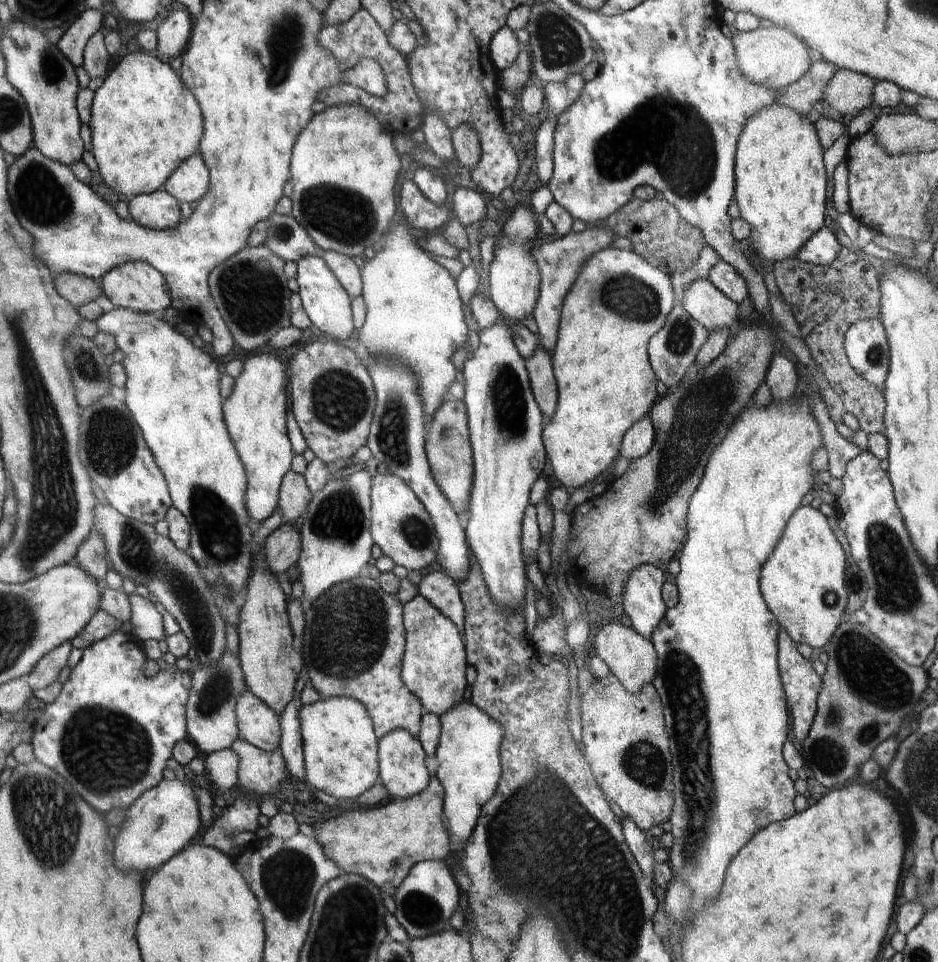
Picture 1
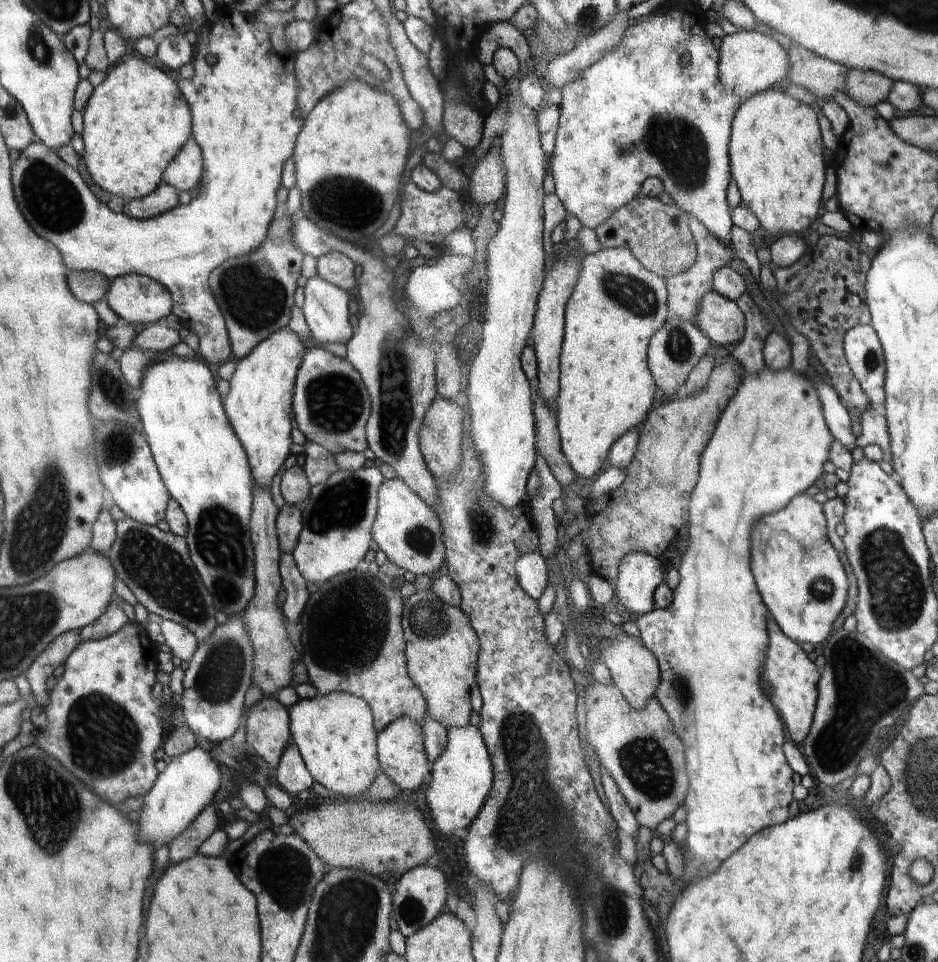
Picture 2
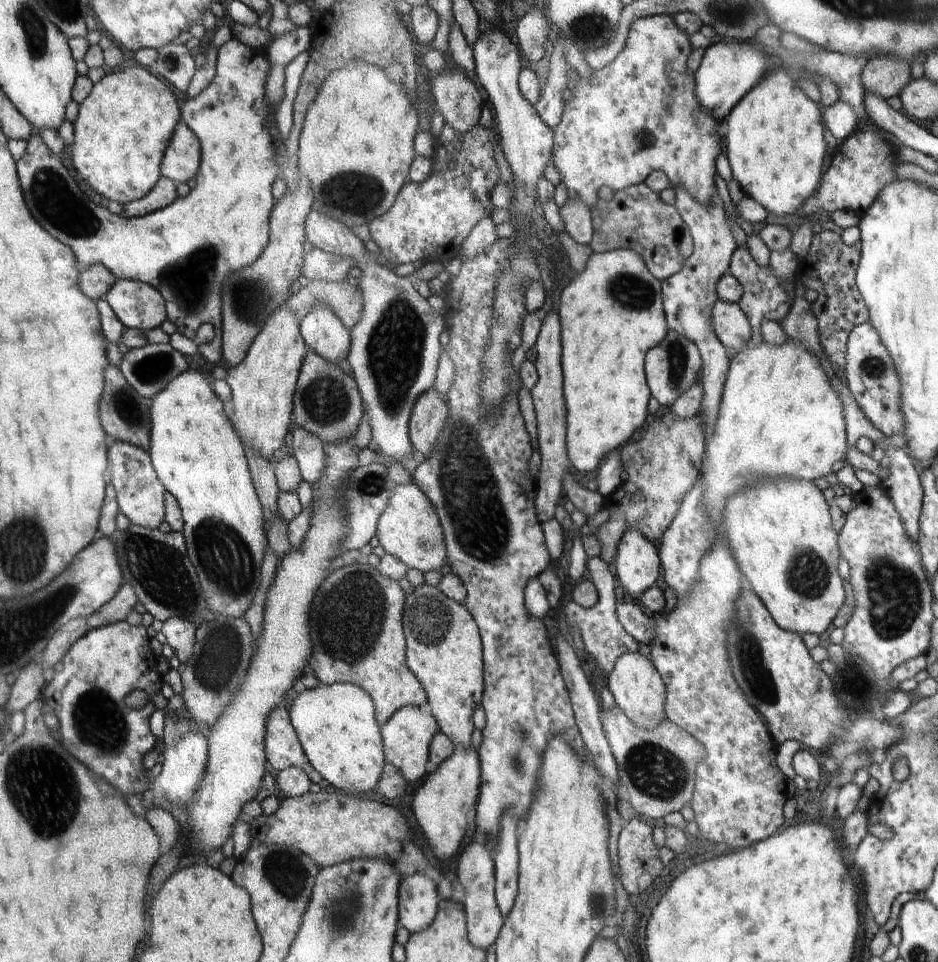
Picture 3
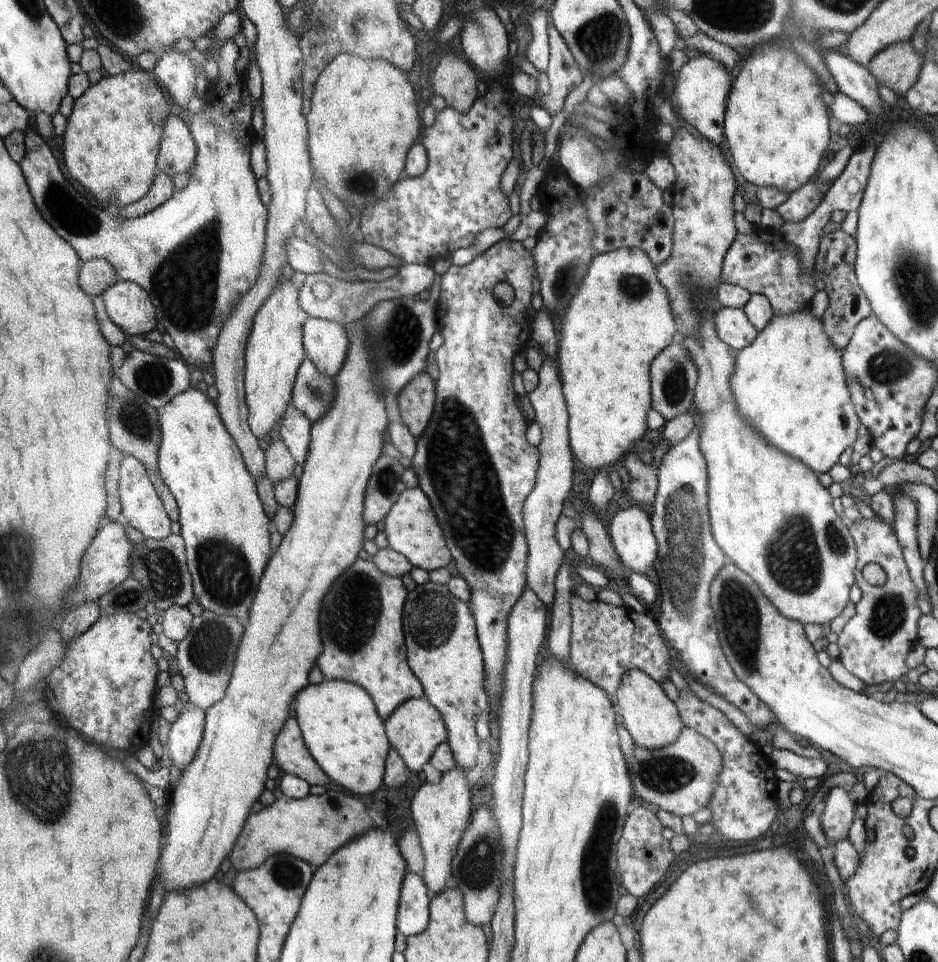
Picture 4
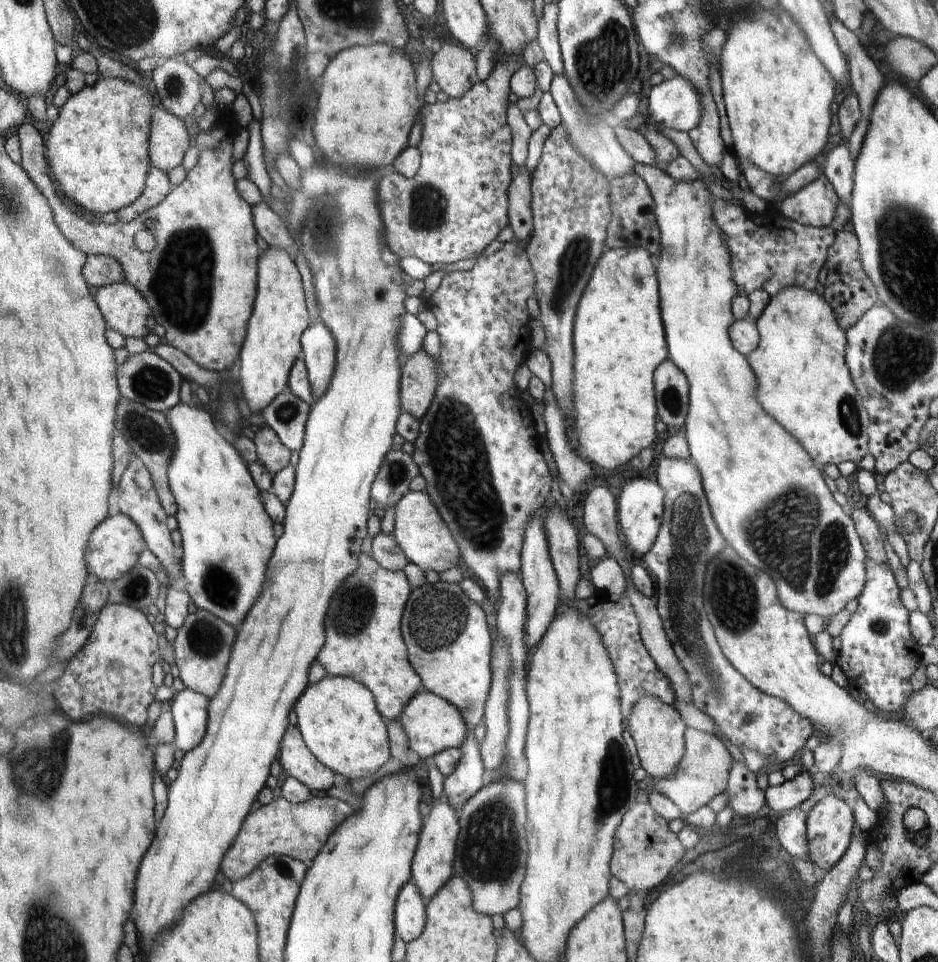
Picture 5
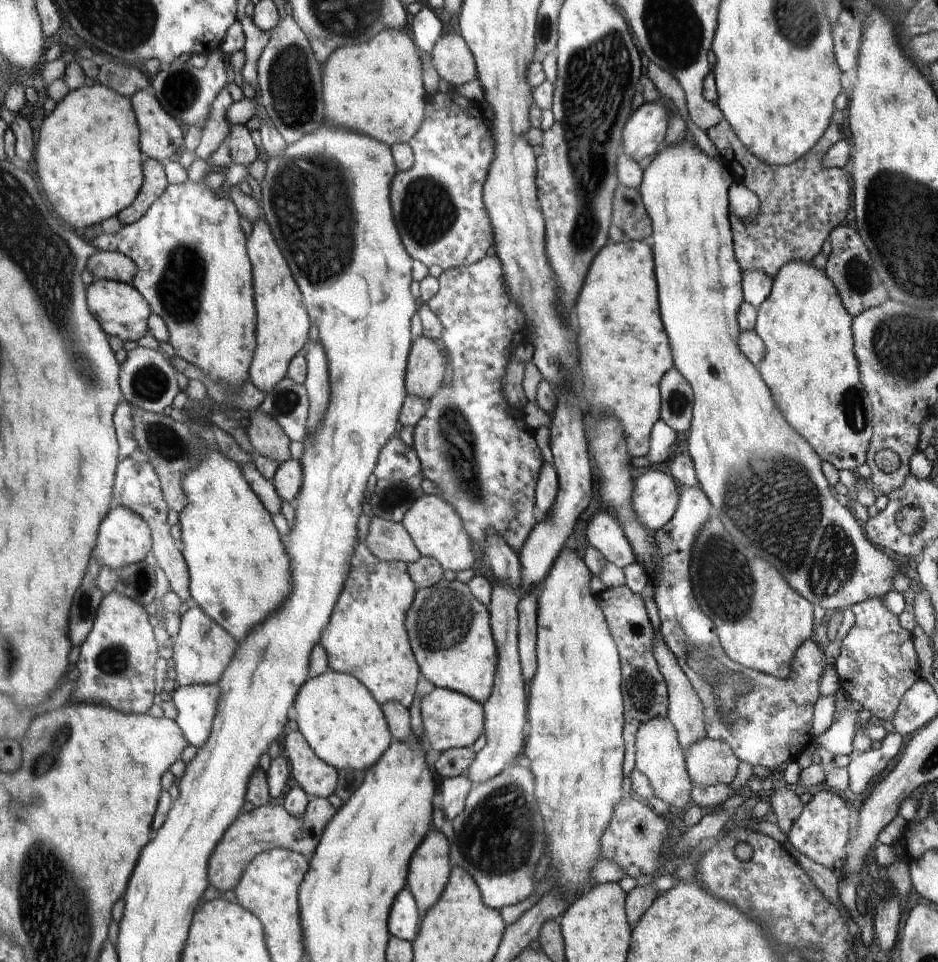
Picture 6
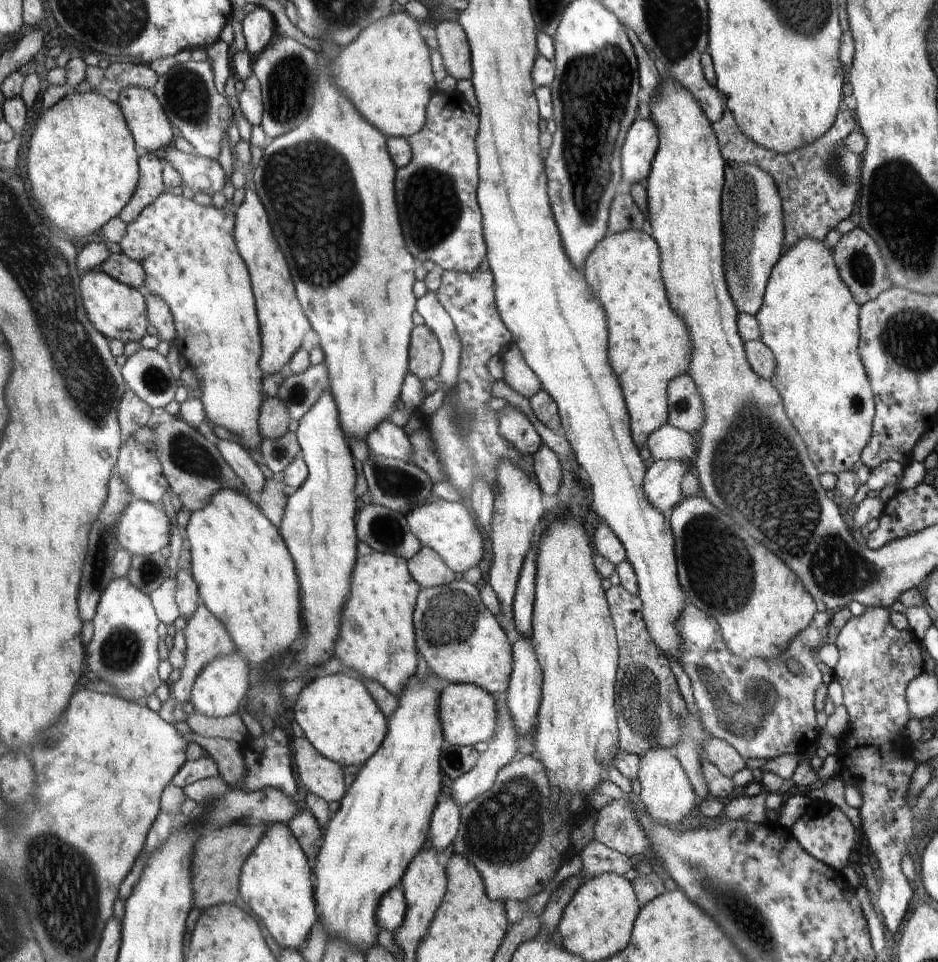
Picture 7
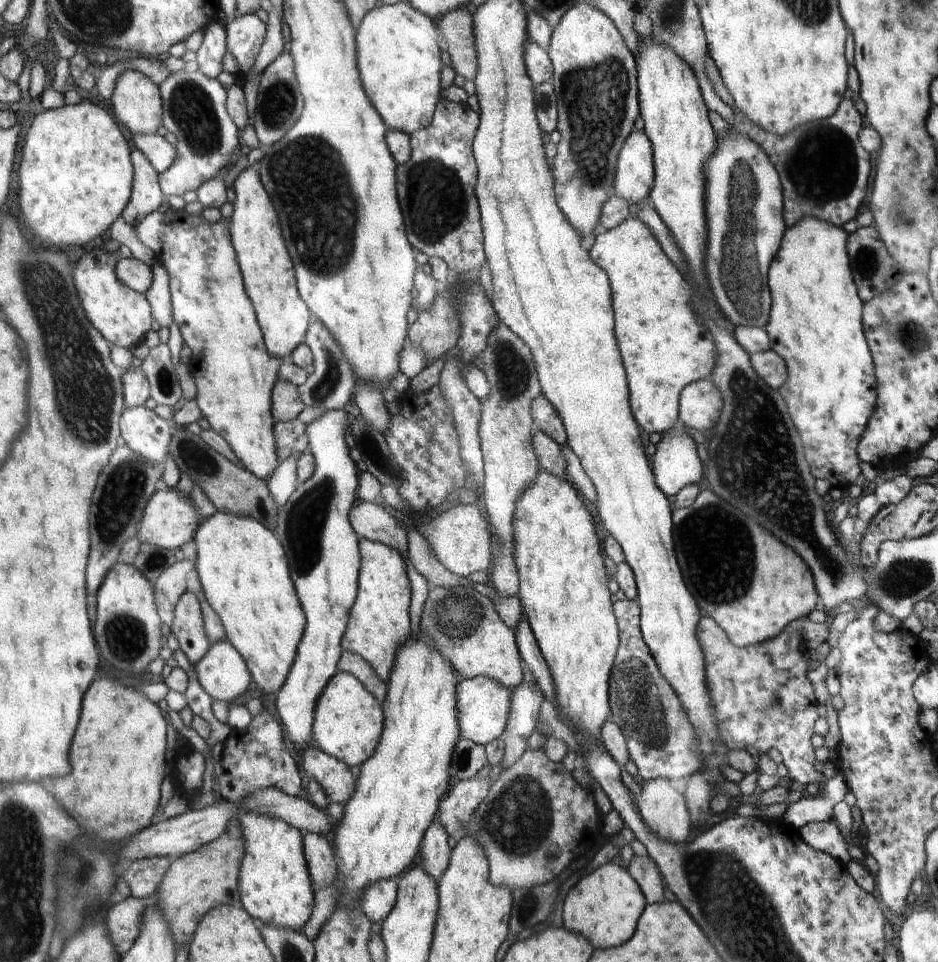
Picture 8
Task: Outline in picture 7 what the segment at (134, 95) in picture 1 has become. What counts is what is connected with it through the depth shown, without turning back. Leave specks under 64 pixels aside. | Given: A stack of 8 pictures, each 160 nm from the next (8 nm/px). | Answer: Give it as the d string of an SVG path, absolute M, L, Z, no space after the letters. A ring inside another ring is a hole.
M71 91L37 120L28 150L28 180L34 198L40 204L40 216L71 239L97 233L130 202L138 181L138 154L134 150L128 120L121 105L108 100L97 91L80 94Z

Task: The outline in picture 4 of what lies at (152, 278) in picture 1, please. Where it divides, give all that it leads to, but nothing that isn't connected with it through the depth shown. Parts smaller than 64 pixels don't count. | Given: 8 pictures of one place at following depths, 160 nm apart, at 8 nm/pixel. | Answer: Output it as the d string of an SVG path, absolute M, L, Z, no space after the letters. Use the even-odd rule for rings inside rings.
M119 280L102 293L103 303L110 320L131 338L155 330L156 306L141 285Z

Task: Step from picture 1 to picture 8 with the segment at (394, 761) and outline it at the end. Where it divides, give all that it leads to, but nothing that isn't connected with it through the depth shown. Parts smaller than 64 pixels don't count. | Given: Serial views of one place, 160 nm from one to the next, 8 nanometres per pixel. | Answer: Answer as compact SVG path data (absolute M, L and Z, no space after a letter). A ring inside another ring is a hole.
M477 676L462 680L458 686L458 718L461 724L462 738L486 745L500 738L508 728L513 692L492 677Z

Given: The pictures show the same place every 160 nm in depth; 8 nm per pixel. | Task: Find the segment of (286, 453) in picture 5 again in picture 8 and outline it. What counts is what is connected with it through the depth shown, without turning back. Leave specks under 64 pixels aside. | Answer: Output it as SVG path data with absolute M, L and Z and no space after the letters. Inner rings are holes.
M277 379L273 388L273 416L276 421L289 421L296 418L305 408L299 395L299 388L287 380Z

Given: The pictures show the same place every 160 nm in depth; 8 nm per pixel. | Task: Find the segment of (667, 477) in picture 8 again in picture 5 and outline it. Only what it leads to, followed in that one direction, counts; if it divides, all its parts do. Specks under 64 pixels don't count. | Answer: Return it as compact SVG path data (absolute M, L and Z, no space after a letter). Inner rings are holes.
M636 478L622 488L618 496L617 519L620 536L632 556L644 556L656 542L663 522L665 496L665 490L656 481L645 478Z

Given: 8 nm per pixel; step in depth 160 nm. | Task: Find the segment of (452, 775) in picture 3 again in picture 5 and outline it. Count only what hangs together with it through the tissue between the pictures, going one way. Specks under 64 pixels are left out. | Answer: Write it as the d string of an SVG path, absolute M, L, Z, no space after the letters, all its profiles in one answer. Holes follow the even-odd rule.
M444 798L440 801L434 799L430 816L426 818L426 832L422 832L420 842L422 848L418 848L418 860L414 860L414 876L412 876L426 902L431 900L452 876L452 862L457 858L456 844L460 830L460 816L453 806Z

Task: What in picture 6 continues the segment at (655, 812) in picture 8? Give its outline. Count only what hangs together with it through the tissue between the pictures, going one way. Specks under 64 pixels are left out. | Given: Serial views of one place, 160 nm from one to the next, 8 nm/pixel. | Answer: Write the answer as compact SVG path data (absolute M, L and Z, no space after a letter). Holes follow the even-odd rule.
M652 719L642 725L636 736L636 763L635 768L647 776L654 797L666 802L669 808L684 808L690 802L692 779L687 766L684 766L680 738L677 729L666 719Z

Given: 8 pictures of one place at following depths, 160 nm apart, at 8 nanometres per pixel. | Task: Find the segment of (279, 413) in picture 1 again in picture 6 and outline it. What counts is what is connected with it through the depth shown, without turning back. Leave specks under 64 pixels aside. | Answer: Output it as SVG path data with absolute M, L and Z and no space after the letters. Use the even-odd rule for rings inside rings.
M260 219L254 224L247 224L247 253L253 266L253 287L255 307L257 312L256 338L253 362L251 364L250 376L248 380L254 383L256 388L264 392L270 392L288 374L289 364L296 354L304 348L308 340L308 330L310 330L309 314L306 314L302 306L301 289L298 288L298 276L294 276L294 268L289 268L289 263L285 259L286 252L281 252L282 244L277 244L278 236L274 236L274 228L269 227L266 221Z

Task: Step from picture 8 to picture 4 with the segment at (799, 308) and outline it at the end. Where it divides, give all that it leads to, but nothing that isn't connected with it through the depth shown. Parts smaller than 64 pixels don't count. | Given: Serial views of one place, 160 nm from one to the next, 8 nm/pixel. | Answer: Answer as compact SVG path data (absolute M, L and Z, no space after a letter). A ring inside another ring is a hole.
M810 308L793 313L774 311L774 314L770 326L759 332L749 347L738 351L735 374L731 379L735 403L745 419L770 444L822 474L828 472L838 462L840 454L856 442L861 424L846 386L842 352L834 346L822 320L814 317Z

